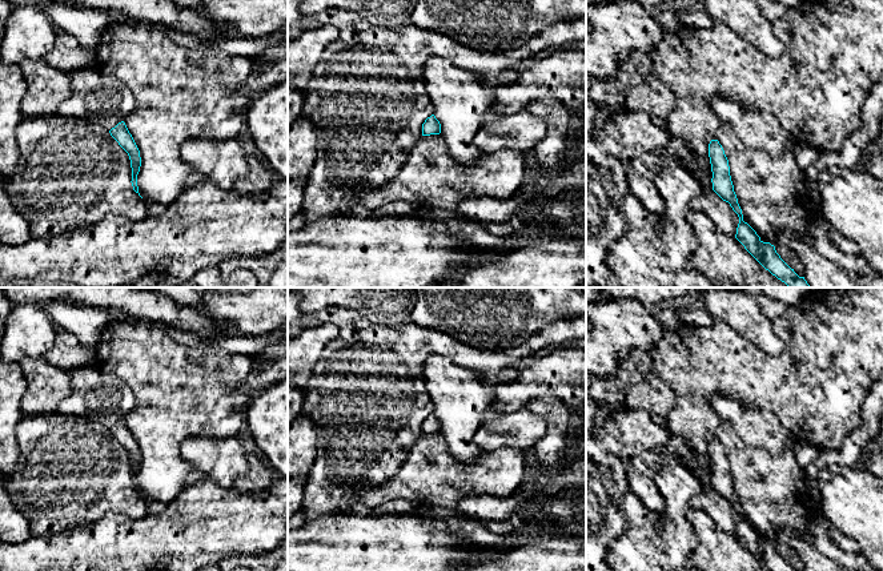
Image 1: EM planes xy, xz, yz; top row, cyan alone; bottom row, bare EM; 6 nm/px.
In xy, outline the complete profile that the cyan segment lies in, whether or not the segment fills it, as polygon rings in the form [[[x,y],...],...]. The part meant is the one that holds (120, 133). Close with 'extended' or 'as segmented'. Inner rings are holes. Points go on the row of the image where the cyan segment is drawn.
[[[124,121],[119,122],[115,128],[112,128],[109,133],[129,156],[131,168],[132,168],[131,182],[132,182],[133,190],[139,193],[137,174],[141,166],[140,150]]]; as segmented

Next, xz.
[[[432,114],[422,124],[422,136],[440,134],[440,133],[441,133],[441,124],[436,118],[436,116]]]; as segmented

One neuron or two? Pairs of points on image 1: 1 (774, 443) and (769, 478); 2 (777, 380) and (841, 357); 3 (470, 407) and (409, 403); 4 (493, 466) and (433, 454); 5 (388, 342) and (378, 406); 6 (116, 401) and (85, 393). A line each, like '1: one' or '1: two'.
1: two
2: one
3: two
4: one
5: one
6: one

